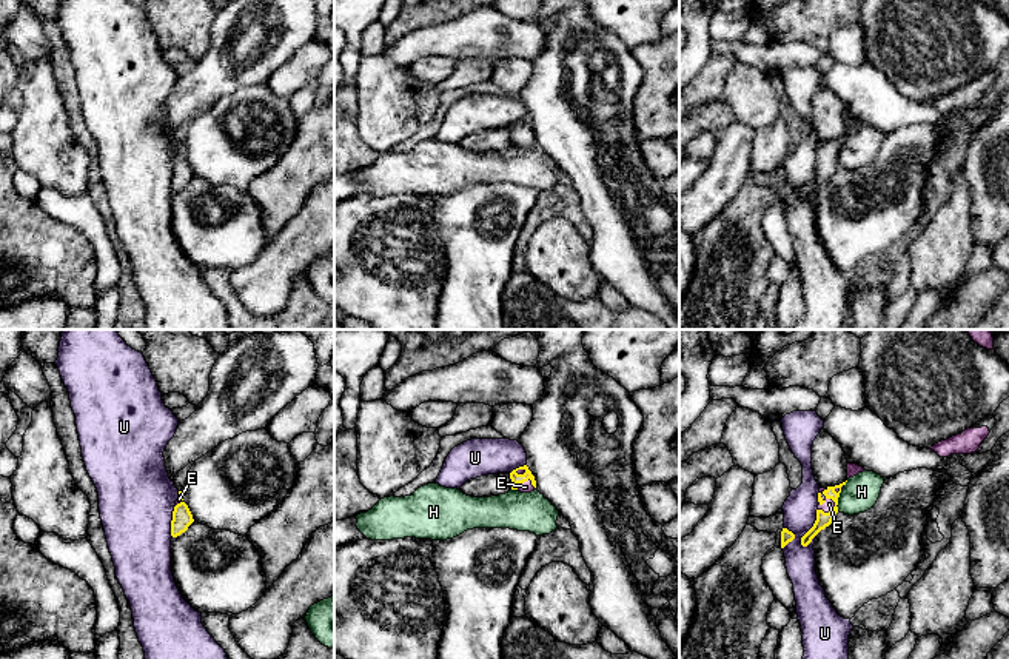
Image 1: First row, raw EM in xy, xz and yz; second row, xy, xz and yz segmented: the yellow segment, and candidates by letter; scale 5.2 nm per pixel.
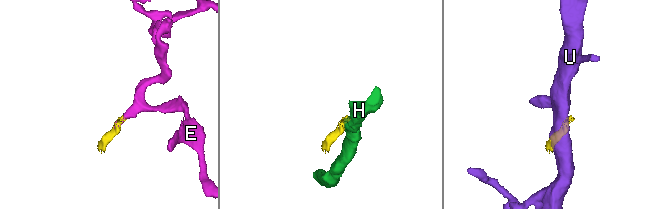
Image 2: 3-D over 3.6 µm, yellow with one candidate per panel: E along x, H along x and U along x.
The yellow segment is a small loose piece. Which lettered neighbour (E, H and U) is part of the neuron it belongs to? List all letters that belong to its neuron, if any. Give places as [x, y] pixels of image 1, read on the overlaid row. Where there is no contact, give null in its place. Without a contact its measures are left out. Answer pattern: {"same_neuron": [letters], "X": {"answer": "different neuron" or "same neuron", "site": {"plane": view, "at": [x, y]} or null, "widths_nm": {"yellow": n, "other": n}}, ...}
{"same_neuron": ["E"], "E": {"answer": "same neuron", "site": {"plane": "yz", "at": [832, 499]}, "widths_nm": {"yellow": 80, "other": 60}}, "H": {"answer": "different neuron", "site": {"plane": "yz", "at": [837, 501]}, "widths_nm": {"yellow": 80, "other": 190}}, "U": {"answer": "different neuron", "site": {"plane": "yz", "at": [811, 528]}, "widths_nm": {"yellow": 80, "other": 180}}}

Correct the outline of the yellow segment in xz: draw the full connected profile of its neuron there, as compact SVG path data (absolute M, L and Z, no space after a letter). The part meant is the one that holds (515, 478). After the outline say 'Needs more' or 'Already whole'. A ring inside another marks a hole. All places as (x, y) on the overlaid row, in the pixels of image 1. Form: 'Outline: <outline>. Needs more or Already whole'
Outline: M527 465L519 467L510 473L511 490L518 490L521 493L531 493L536 488L536 480Z. Needs more

